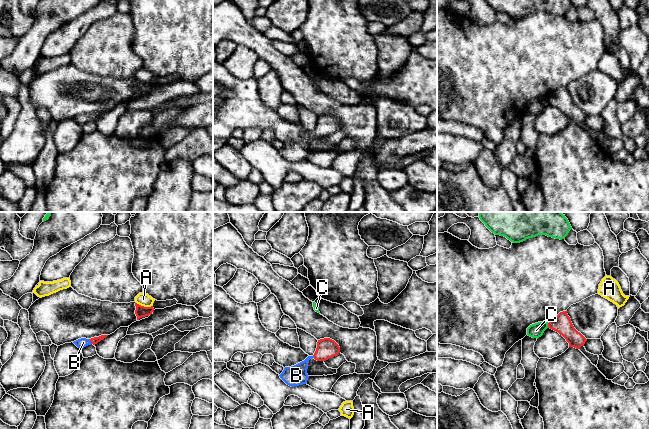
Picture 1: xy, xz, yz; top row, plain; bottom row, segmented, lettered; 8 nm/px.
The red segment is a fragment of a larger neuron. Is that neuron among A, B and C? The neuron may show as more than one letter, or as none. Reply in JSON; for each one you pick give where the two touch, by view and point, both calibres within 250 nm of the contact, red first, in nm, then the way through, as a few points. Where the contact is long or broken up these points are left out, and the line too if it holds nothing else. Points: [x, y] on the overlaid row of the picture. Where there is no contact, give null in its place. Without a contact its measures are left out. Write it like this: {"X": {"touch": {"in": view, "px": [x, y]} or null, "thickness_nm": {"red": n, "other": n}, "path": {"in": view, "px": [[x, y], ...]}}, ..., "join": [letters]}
{"B": {"touch": {"in": "xy", "px": [90, 341]}, "thickness_nm": {"red": 50, "other": 80}, "path": {"in": "xy", "px": [[94, 340], [90, 341], [83, 342]]}}, "join": ["B"]}

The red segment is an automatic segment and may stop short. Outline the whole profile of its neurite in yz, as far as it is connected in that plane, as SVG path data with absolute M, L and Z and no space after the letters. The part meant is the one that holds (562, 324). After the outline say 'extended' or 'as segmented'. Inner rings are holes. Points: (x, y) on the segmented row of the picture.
M567 311L560 312L556 317L548 323L548 328L558 332L569 343L569 347L579 349L584 346L587 339L578 332L567 314Z; as segmented

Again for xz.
M324 338L318 340L317 348L313 356L317 361L326 361L339 353L339 345L330 338Z; as segmented

